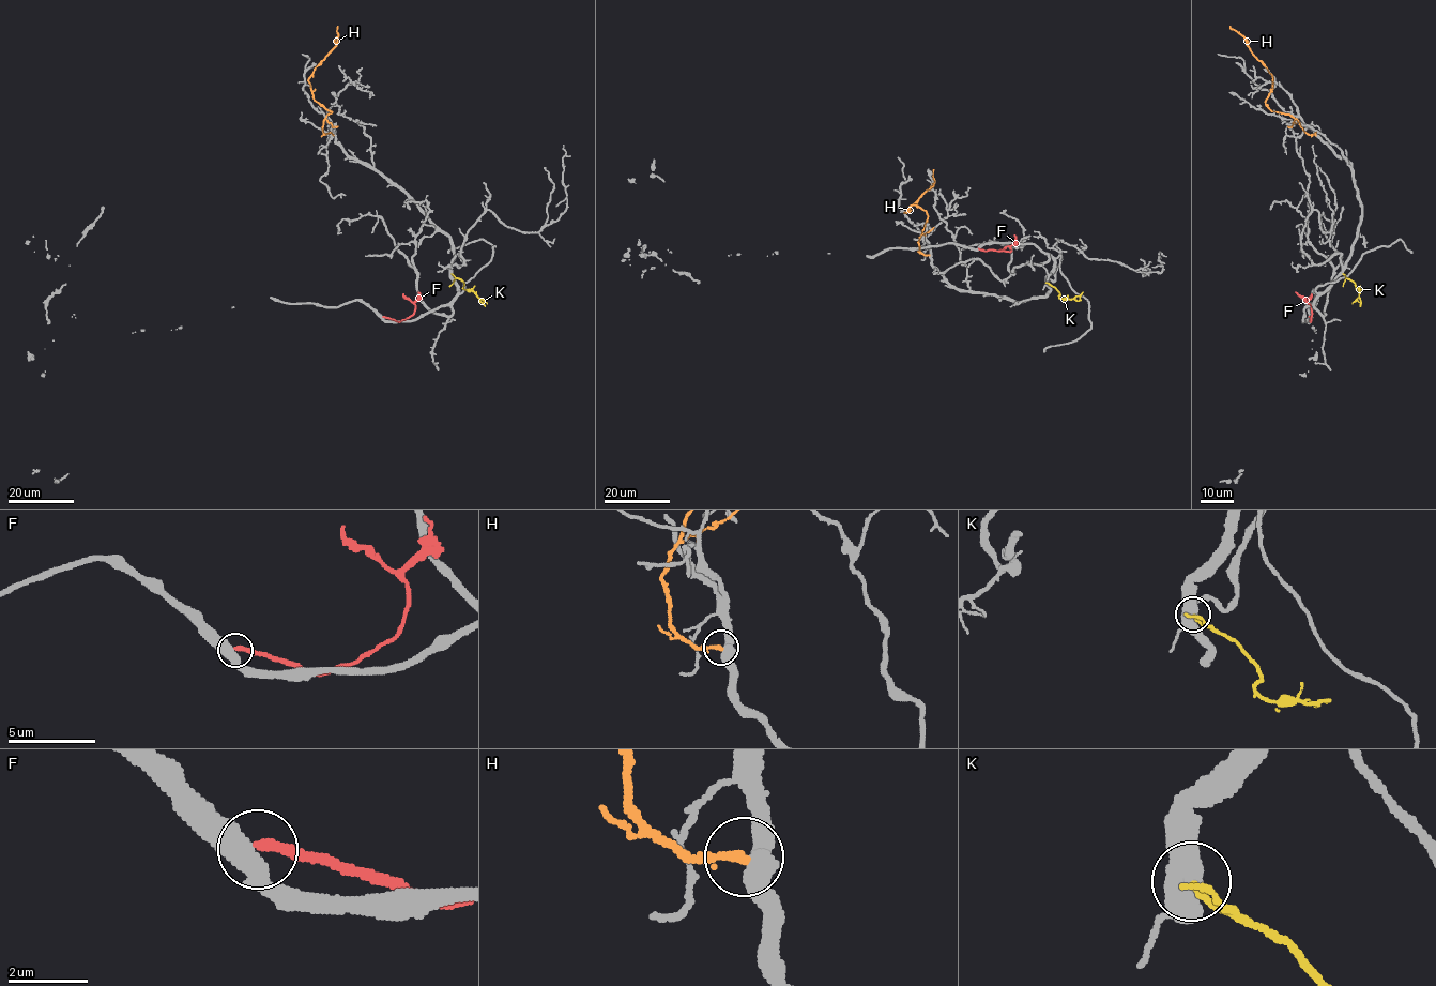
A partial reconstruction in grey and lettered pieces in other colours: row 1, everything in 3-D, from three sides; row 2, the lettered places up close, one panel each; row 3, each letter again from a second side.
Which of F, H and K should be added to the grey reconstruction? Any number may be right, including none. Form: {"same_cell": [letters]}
{"same_cell": ["K"]}

